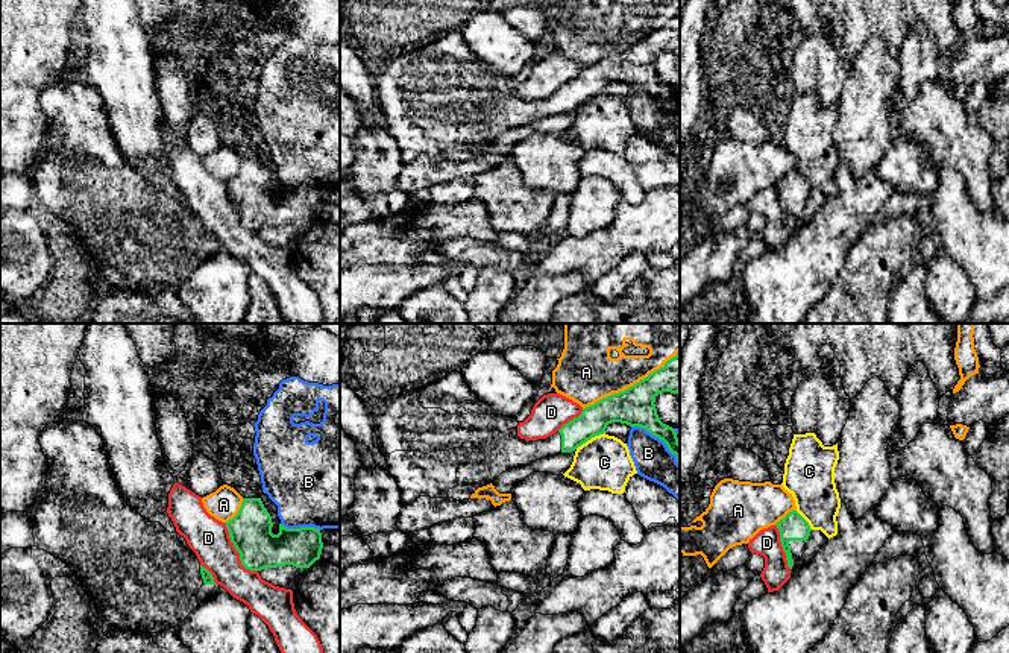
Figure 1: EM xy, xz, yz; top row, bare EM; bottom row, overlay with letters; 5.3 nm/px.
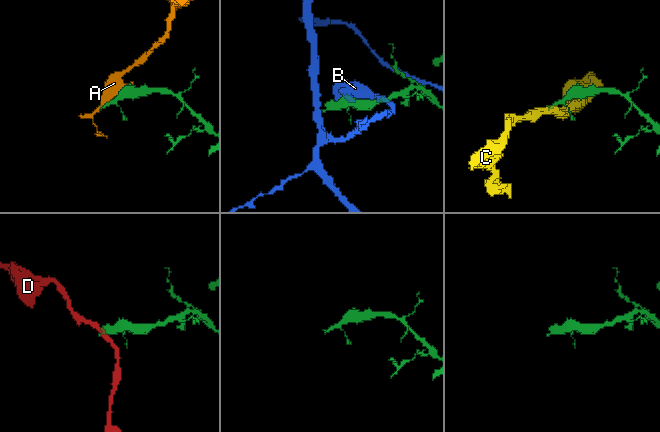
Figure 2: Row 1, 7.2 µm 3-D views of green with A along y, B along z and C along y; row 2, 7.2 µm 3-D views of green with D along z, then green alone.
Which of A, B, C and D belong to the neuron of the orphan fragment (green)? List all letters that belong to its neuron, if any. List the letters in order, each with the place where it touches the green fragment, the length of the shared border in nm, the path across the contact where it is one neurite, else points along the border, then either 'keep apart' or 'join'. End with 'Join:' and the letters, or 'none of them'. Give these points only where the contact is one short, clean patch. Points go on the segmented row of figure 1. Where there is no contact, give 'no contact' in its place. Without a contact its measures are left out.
A: xz (631, 386) | 600 nm | keep apart
B: xy (301, 527) | 220 nm | keep apart
C: xz (589, 439) | 180 nm | along xz (604, 432), (575, 448) | keep apart
D: xy (237, 550) | 320 nm | keep apart
Join: none of them

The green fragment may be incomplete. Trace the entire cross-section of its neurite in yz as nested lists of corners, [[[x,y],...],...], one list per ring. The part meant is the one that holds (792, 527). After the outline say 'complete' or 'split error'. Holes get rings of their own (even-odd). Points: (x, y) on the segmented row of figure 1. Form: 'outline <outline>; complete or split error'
outline [[[797,510],[789,512],[775,525],[780,532],[780,542],[786,553],[787,566],[791,571],[795,571],[806,551],[806,542],[812,528]]]; split error

